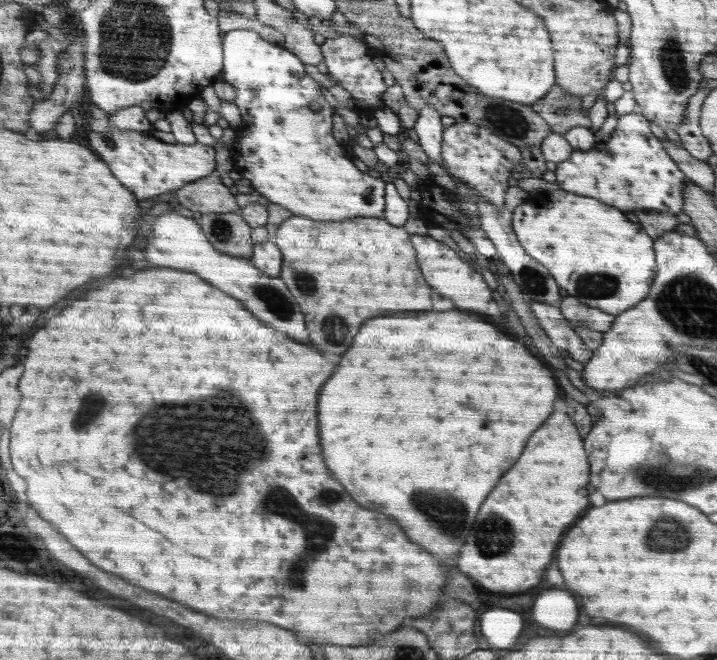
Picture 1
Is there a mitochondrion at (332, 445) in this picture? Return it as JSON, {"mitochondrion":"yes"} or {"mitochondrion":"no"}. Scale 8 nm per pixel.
{"mitochondrion":"no"}

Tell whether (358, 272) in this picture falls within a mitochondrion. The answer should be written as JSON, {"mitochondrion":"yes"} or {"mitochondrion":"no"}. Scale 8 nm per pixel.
{"mitochondrion":"no"}

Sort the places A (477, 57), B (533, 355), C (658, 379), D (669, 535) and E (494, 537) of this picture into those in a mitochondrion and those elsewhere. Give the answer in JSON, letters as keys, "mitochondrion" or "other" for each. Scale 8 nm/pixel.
{"A":"other","B":"other","C":"other","D":"mitochondrion","E":"mitochondrion"}

